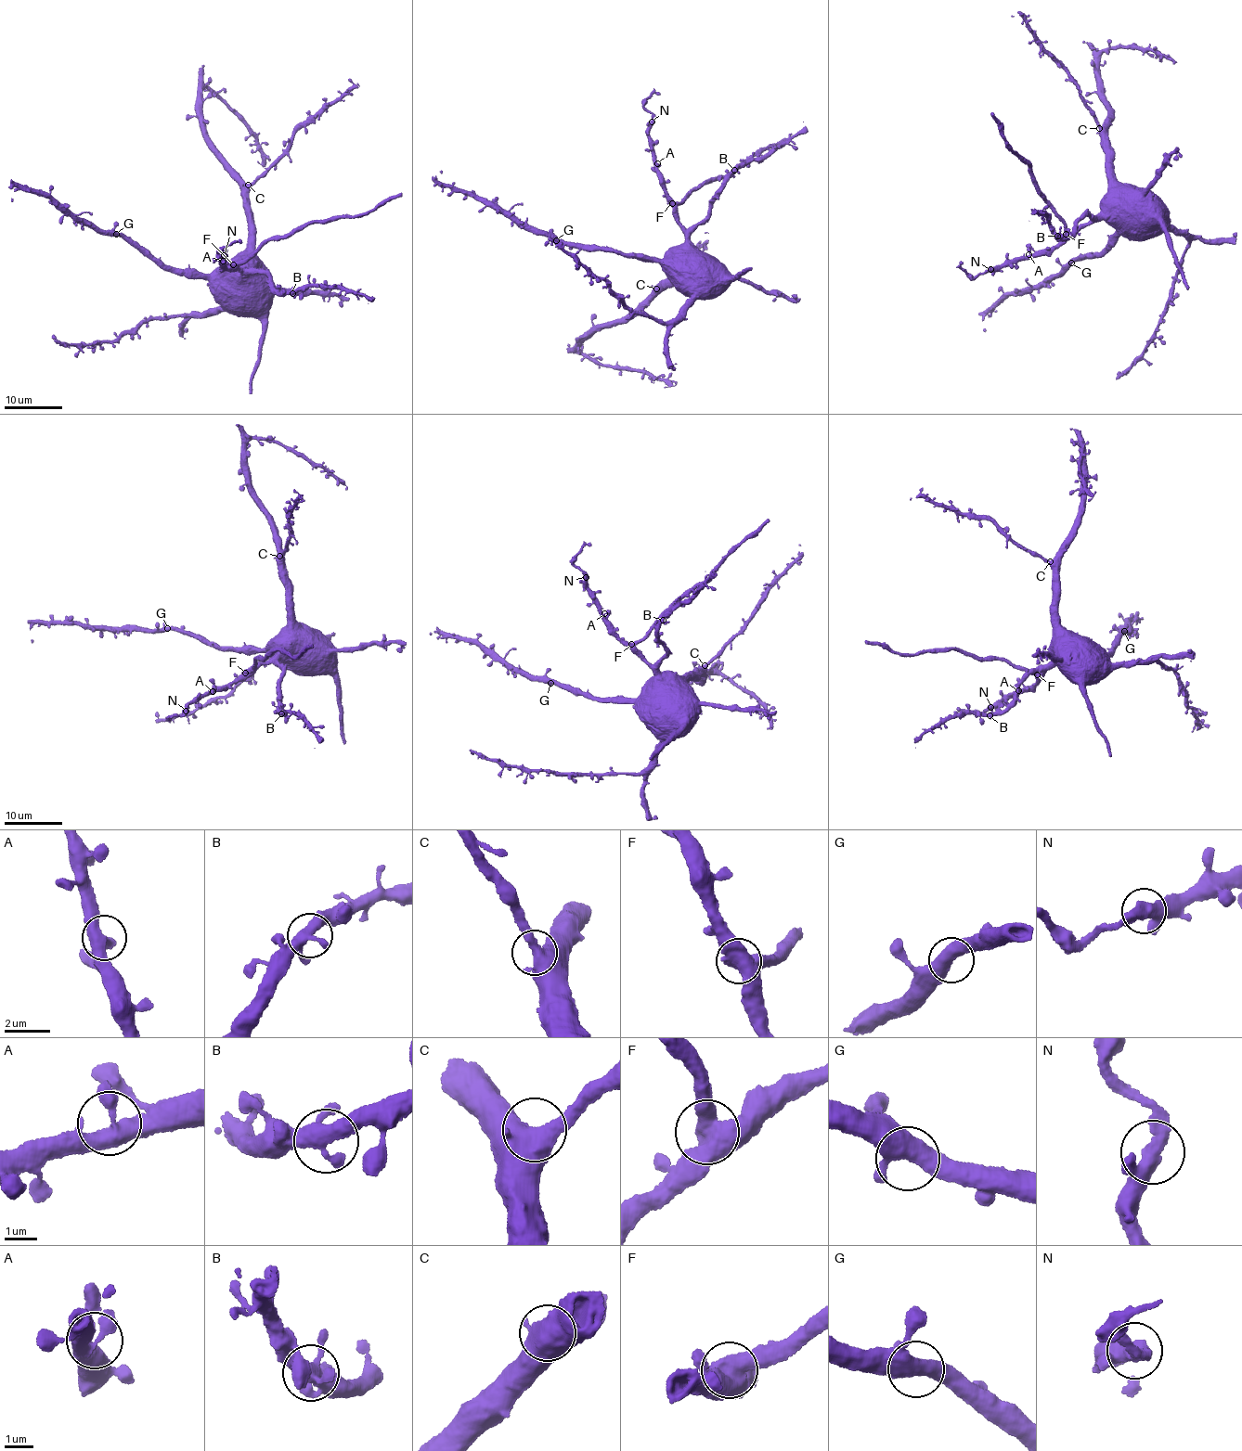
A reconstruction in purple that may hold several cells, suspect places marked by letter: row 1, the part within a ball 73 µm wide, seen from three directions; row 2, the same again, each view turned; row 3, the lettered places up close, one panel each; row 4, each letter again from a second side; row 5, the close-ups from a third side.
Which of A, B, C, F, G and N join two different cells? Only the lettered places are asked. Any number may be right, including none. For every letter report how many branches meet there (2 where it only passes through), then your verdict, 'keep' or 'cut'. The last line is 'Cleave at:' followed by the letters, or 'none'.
A: branches 3; keep
B: branches 3; keep
C: branches 3; keep
F: branches 3; cut
G: branches 3; keep
N: branches 3; cut
Cleave at: F, N

